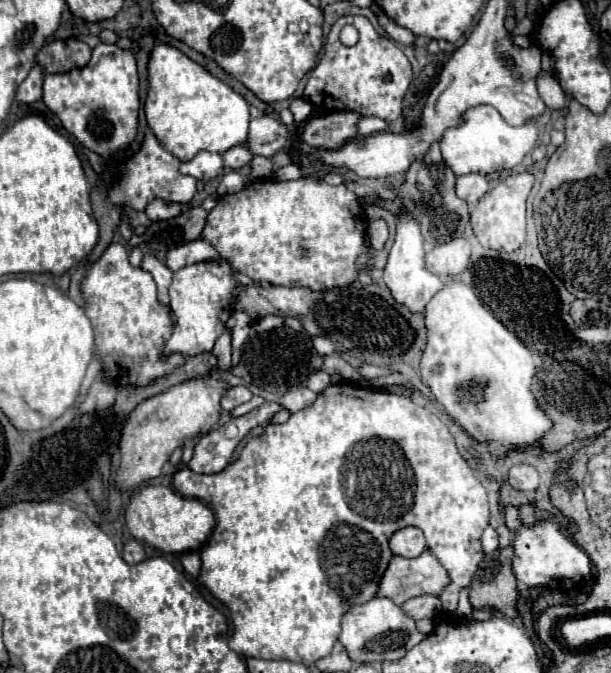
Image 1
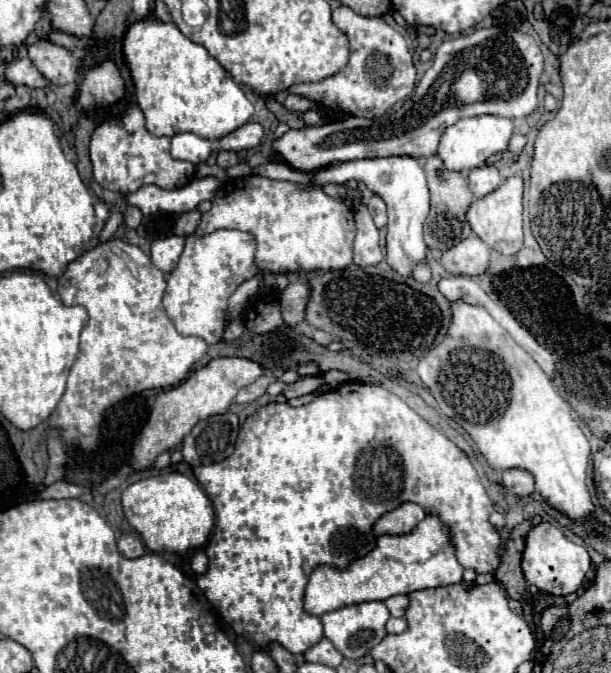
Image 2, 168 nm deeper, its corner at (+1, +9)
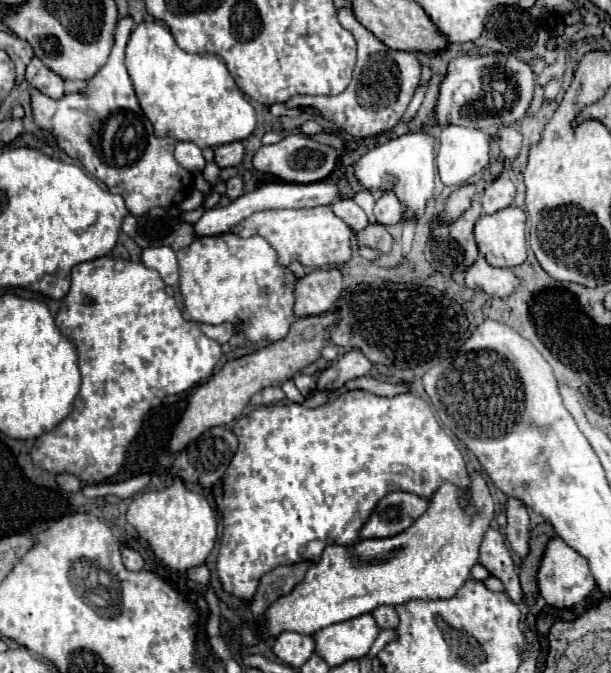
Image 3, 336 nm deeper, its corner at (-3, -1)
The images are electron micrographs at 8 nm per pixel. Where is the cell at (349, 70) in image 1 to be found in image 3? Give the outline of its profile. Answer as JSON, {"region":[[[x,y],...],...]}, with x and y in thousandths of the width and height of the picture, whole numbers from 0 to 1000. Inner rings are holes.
{"region":[[[574,12],[555,15],[555,33],[584,59],[584,95],[574,125],[552,143],[480,143],[466,152],[470,160],[516,160],[532,178],[561,190],[578,202],[617,202],[646,190],[666,163],[689,116],[689,95],[679,77],[640,74],[610,48],[604,48],[578,21]]]}

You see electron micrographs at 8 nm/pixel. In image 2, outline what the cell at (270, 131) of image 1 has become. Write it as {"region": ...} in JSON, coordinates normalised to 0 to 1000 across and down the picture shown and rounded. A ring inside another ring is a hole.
{"region":[[[404,181],[394,190],[388,190],[385,196],[372,199],[368,205],[362,205],[362,220],[365,223],[401,223],[401,220],[417,220],[427,214],[430,205],[430,187],[424,181]]]}

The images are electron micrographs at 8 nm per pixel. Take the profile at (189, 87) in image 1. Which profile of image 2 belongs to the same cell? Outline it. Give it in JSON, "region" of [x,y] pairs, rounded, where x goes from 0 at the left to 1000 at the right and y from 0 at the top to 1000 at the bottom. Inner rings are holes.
{"region":[[[231,30],[227,36],[218,36],[205,53],[201,77],[214,104],[214,116],[221,122],[224,155],[237,169],[241,193],[247,199],[283,205],[286,199],[313,196],[332,202],[336,208],[358,208],[378,199],[385,190],[408,181],[408,175],[412,177],[417,155],[408,152],[398,129],[362,101],[362,95],[352,86],[339,80],[332,68],[316,65],[309,56],[303,56],[286,36],[267,36],[260,30]]]}

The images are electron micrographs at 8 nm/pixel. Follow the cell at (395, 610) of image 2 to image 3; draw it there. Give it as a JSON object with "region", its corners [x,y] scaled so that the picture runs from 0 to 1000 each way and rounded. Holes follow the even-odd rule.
{"region":[[[620,900],[607,912],[610,912],[620,936],[643,936],[653,927],[653,918],[650,918],[643,900]]]}

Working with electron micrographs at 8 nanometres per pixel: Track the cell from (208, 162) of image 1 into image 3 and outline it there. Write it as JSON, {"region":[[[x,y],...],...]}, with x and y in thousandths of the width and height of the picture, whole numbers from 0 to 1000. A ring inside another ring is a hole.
{"region":[[[290,211],[286,238],[309,256],[329,256],[336,250],[336,235],[329,229],[329,220],[322,220],[316,211]]]}

